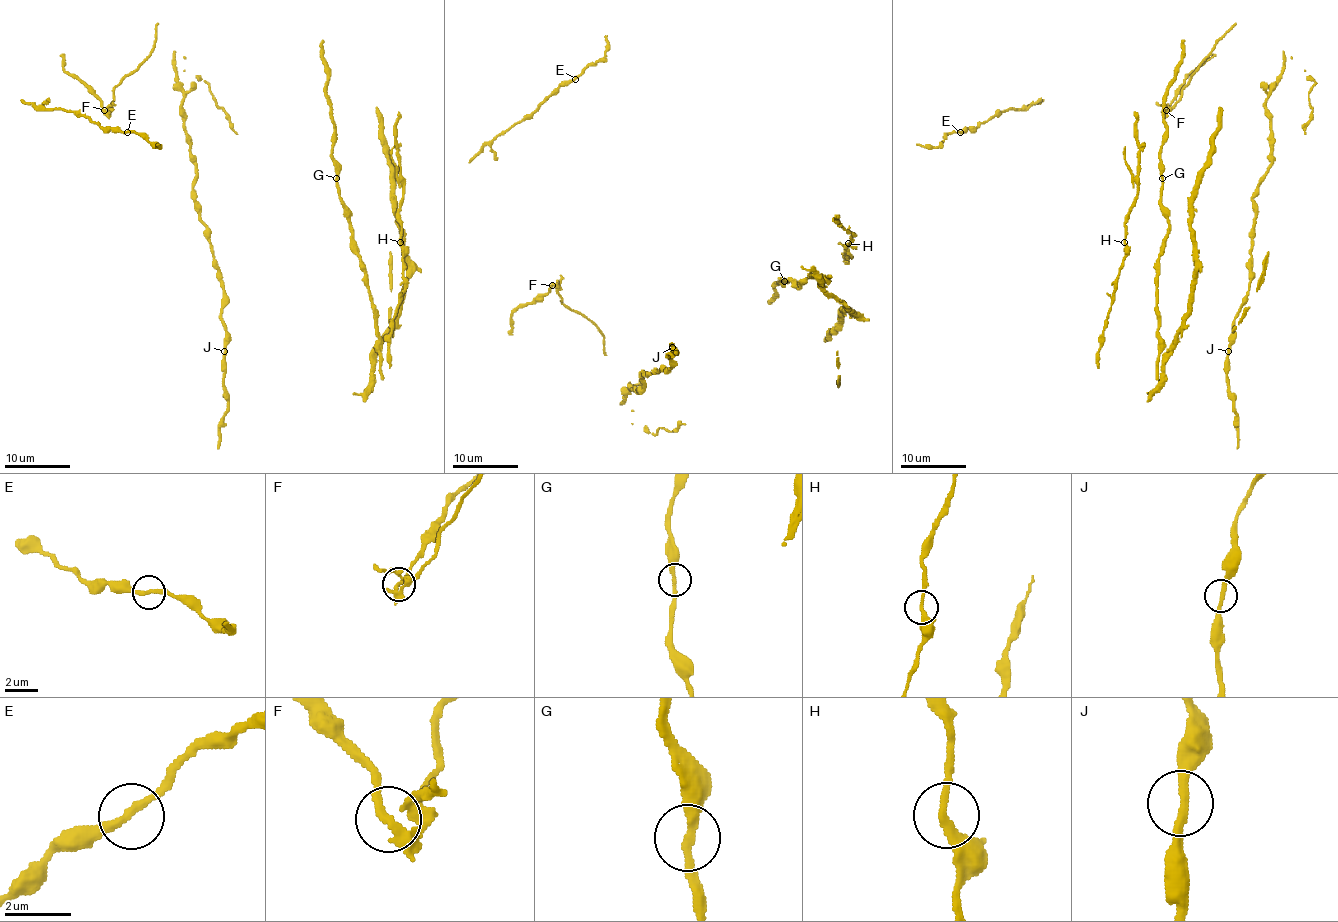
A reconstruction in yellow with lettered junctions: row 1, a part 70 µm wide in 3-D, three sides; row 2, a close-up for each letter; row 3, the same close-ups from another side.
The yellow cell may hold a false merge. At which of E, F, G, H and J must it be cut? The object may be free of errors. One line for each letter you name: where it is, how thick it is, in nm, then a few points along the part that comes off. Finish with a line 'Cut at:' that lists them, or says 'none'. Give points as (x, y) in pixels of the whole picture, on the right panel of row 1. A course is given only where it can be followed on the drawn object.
F: at (1166, 110); 220 nm thick; foreign part runs (1165, 110), (1179, 99), (1192, 74), (1213, 46), (1236, 23)
Cut at: F

